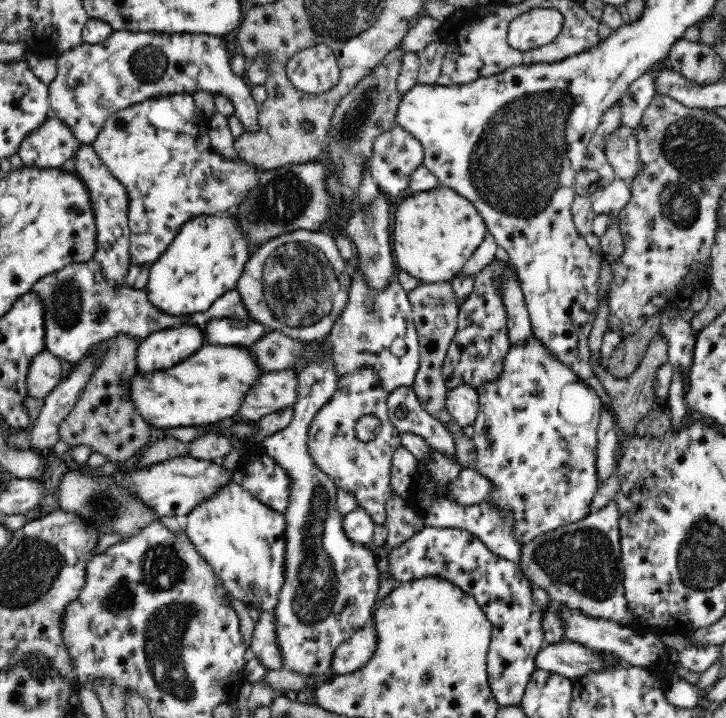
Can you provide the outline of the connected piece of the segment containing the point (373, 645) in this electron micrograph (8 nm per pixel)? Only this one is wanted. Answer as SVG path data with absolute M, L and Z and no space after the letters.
M369 621L362 630L342 642L332 658L332 667L338 675L346 675L364 668L378 648L376 625Z

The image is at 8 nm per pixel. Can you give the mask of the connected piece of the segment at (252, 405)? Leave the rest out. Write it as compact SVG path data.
M282 370L265 373L243 403L237 418L248 422L258 421L268 414L293 409L297 404L300 384L298 371Z

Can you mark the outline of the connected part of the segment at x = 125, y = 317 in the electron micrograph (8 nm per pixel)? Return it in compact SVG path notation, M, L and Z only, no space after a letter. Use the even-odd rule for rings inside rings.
M98 261L69 265L40 280L32 292L42 296L47 307L47 350L72 366L78 366L92 348L100 347L117 337L130 337L140 343L154 332L167 329L198 327L204 330L209 322L220 318L251 320L236 290L214 300L208 310L185 315L168 314L152 304L144 290L117 286L116 282L109 280L102 273Z

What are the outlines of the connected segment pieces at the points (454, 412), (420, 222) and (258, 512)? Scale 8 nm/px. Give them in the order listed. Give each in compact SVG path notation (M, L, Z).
M462 385L448 391L446 409L448 415L462 429L474 426L479 412L477 390L471 386Z
M440 186L413 193L405 197L399 205L396 205L396 208L396 221L394 234L392 234L395 261L401 270L408 272L411 276L416 276L424 284L446 283L452 280L486 238L487 226L475 204L452 188Z
M232 482L212 500L194 508L183 520L186 535L198 553L224 581L228 592L246 606L272 612L283 581L284 515Z

